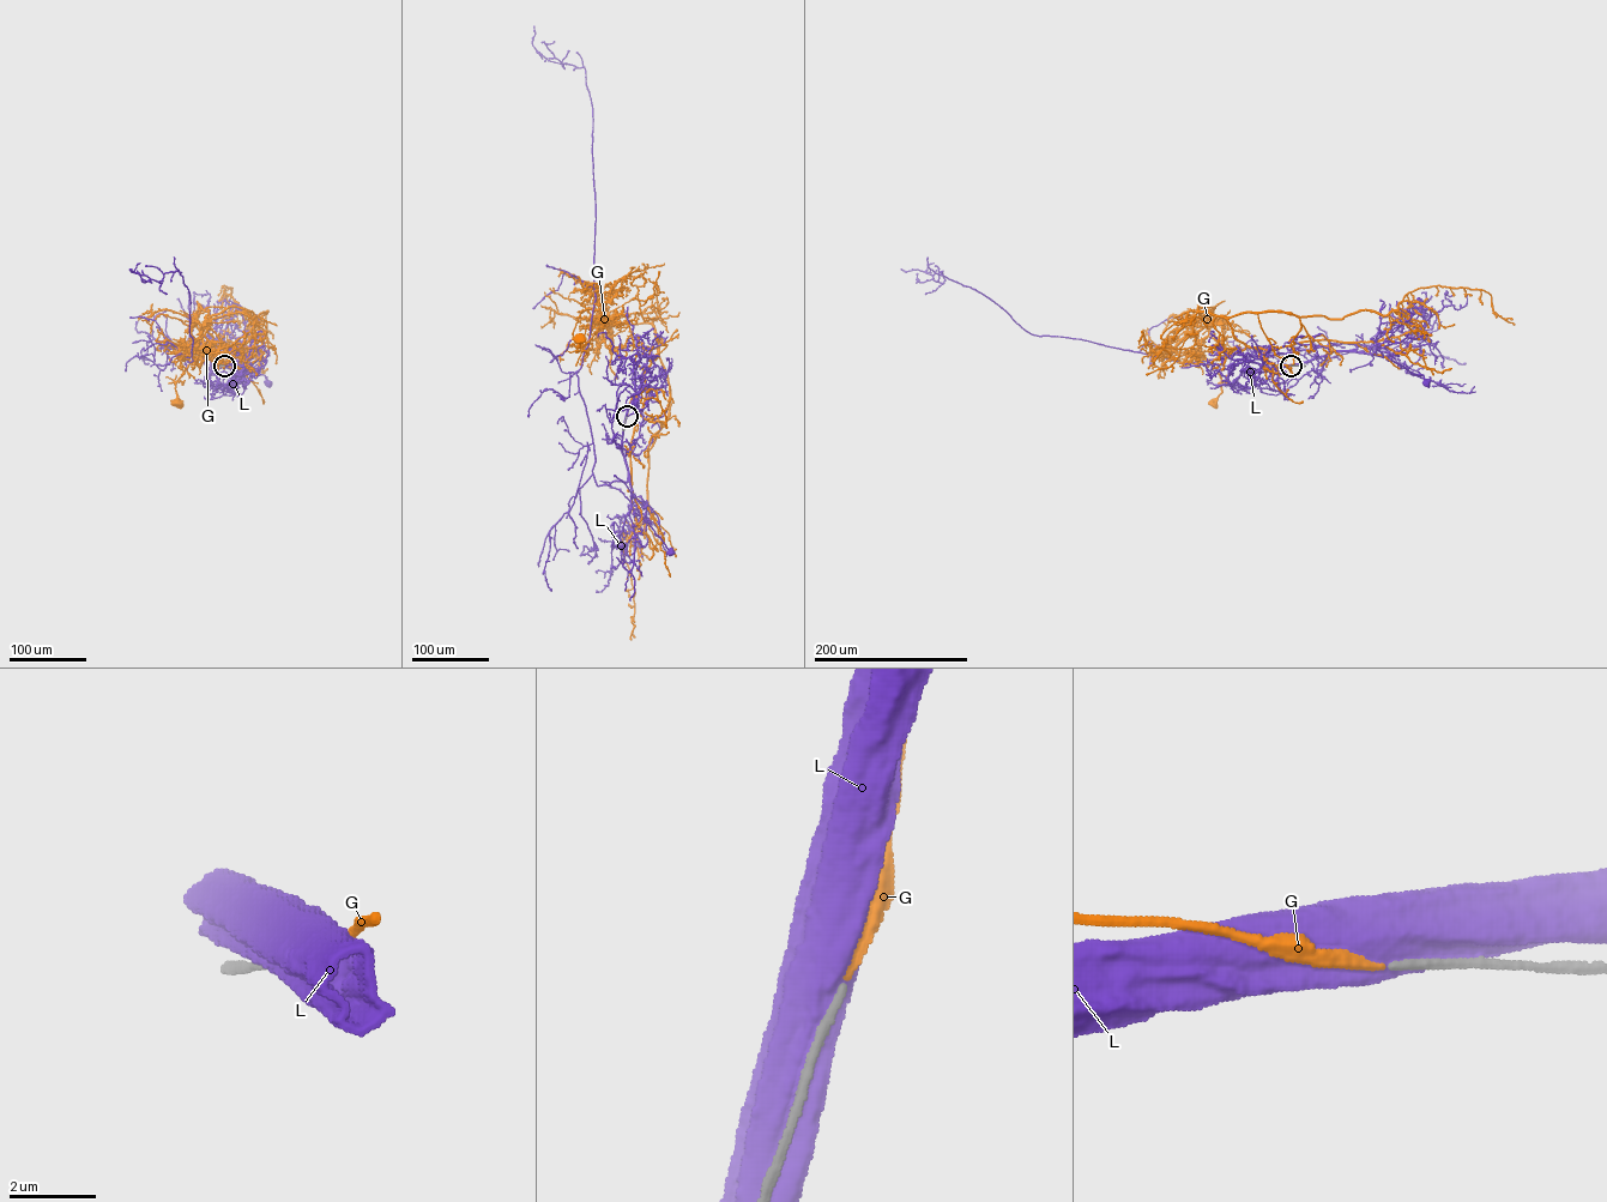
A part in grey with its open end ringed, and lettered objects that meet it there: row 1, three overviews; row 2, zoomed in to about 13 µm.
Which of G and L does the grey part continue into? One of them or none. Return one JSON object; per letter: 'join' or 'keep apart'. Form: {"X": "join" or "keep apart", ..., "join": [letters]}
{"G": "join", "L": "keep apart", "join": ["G"]}

